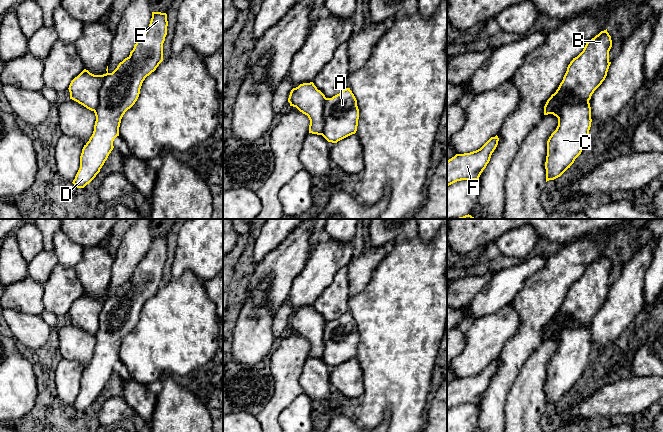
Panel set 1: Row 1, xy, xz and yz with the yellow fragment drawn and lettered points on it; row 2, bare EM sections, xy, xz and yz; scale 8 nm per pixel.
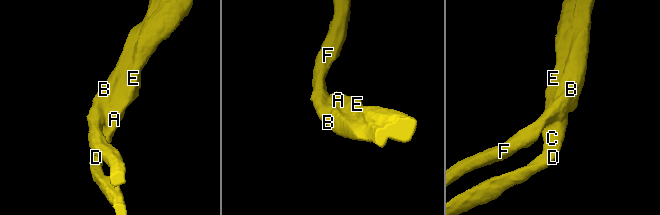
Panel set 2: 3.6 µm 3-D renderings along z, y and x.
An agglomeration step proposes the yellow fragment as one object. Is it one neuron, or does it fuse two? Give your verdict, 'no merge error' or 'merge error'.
merge error

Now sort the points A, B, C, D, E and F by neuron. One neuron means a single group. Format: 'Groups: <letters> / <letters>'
Groups: A C D E / B F

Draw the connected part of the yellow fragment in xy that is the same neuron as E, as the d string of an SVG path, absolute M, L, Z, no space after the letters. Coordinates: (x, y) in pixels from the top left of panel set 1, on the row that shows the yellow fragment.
M152 12L149 27L136 42L130 55L120 62L112 73L107 73L104 77L99 91L99 105L94 111L96 116L94 131L82 149L80 168L72 182L75 187L84 188L89 184L100 172L113 150L113 141L119 136L119 127L123 115L137 101L145 78L154 72L163 61L163 43L167 35L167 26L166 13Z

